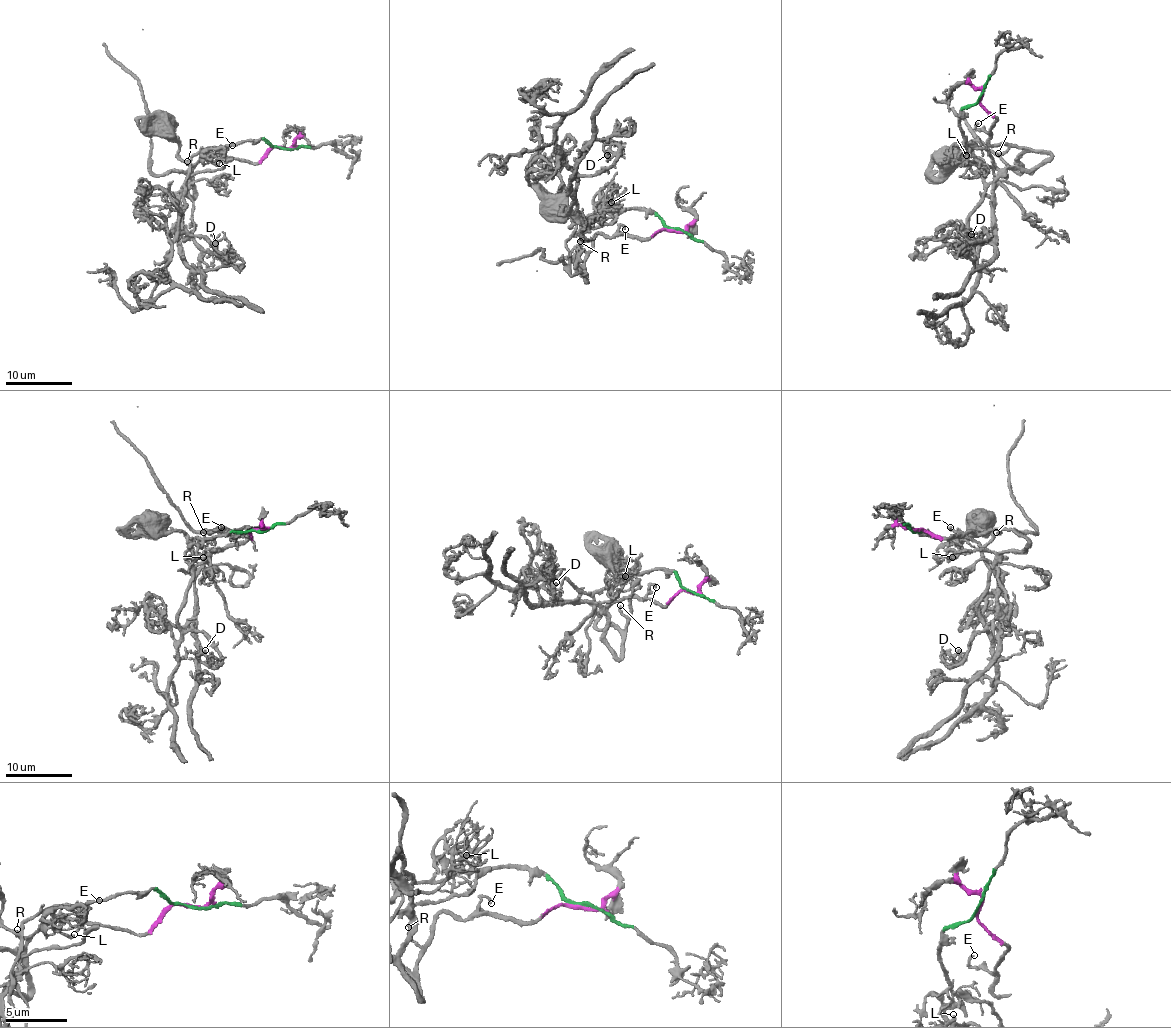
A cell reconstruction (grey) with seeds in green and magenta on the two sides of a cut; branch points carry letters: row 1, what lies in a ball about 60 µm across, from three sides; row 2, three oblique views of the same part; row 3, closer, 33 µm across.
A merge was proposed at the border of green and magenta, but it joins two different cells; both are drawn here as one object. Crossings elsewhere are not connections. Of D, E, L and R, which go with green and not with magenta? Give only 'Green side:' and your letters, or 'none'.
Green side: D, L

